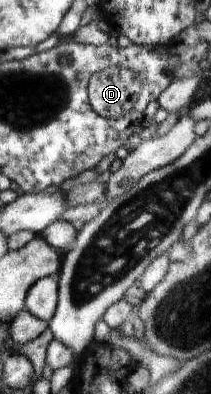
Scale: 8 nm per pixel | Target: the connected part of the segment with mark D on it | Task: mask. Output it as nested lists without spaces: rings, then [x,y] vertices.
[[[110,66],[92,75],[87,90],[92,109],[106,119],[117,120],[135,106],[141,93],[141,79],[130,68]]]

